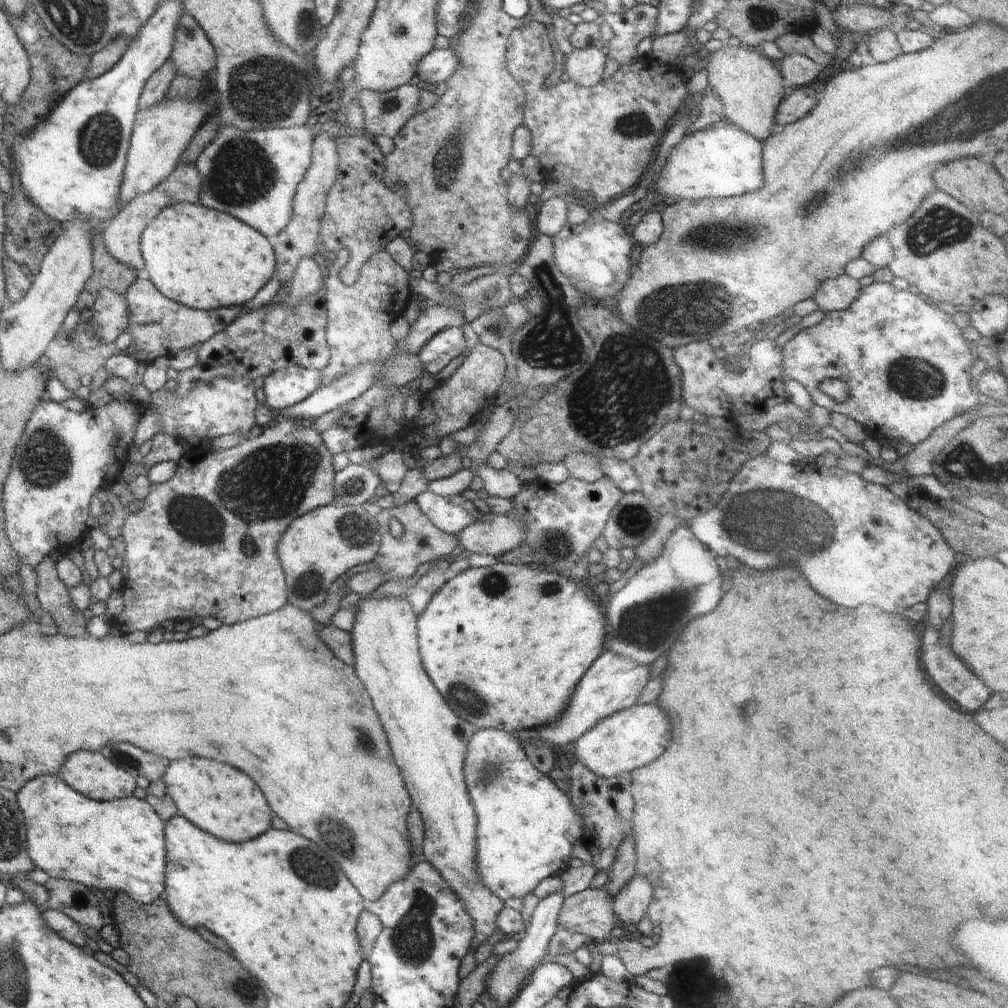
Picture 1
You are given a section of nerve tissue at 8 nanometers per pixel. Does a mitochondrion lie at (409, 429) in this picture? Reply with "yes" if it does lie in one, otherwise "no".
no

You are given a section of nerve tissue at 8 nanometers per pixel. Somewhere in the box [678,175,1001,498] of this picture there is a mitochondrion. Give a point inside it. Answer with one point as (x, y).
(942, 227)

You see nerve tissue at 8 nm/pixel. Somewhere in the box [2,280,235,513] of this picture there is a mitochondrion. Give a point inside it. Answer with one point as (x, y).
(46, 461)

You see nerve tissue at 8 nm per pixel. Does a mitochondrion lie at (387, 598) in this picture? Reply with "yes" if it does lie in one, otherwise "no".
no

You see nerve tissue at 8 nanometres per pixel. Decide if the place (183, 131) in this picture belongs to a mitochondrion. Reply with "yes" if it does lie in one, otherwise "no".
no

